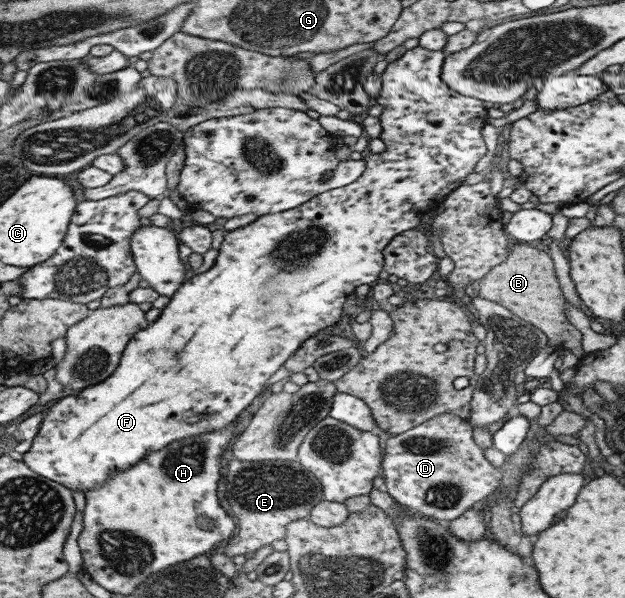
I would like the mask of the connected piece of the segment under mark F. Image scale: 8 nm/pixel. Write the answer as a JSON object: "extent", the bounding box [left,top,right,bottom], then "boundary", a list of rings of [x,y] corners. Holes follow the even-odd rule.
{"extent":[22,45,486,493],"boundary":[[[417,45],[406,50],[401,57],[393,62],[387,63],[380,75],[382,83],[379,94],[374,98],[374,102],[383,108],[378,116],[381,125],[378,138],[385,145],[383,152],[375,154],[369,152],[364,160],[365,170],[352,183],[322,192],[296,208],[276,214],[262,215],[246,226],[225,233],[211,268],[202,274],[189,278],[179,286],[169,302],[161,309],[159,316],[132,336],[125,346],[115,370],[105,380],[74,393],[61,395],[60,400],[47,409],[30,447],[22,453],[23,464],[26,464],[27,468],[33,470],[35,474],[61,484],[69,491],[77,490],[85,493],[89,490],[99,489],[106,480],[109,480],[111,474],[123,472],[125,468],[132,467],[133,464],[148,456],[149,452],[157,452],[163,446],[167,446],[175,440],[181,440],[181,438],[189,438],[189,436],[203,432],[213,432],[213,430],[225,428],[251,404],[251,400],[257,394],[267,391],[265,382],[269,380],[269,376],[273,372],[277,372],[281,368],[281,364],[289,356],[292,356],[293,352],[296,352],[305,340],[311,338],[315,332],[330,329],[331,325],[340,319],[341,306],[347,300],[347,296],[353,293],[353,289],[362,284],[370,285],[378,280],[378,274],[381,272],[383,264],[381,252],[391,241],[391,238],[405,230],[421,228],[426,213],[443,204],[445,196],[461,185],[465,176],[473,172],[477,160],[485,154],[485,144],[479,130],[486,122],[486,109],[483,107],[482,101],[457,94],[441,80],[441,65],[445,57],[443,51],[429,51]],[[295,240],[297,240],[297,252],[295,250],[285,252],[285,250],[289,250],[287,246],[295,244]]]}

